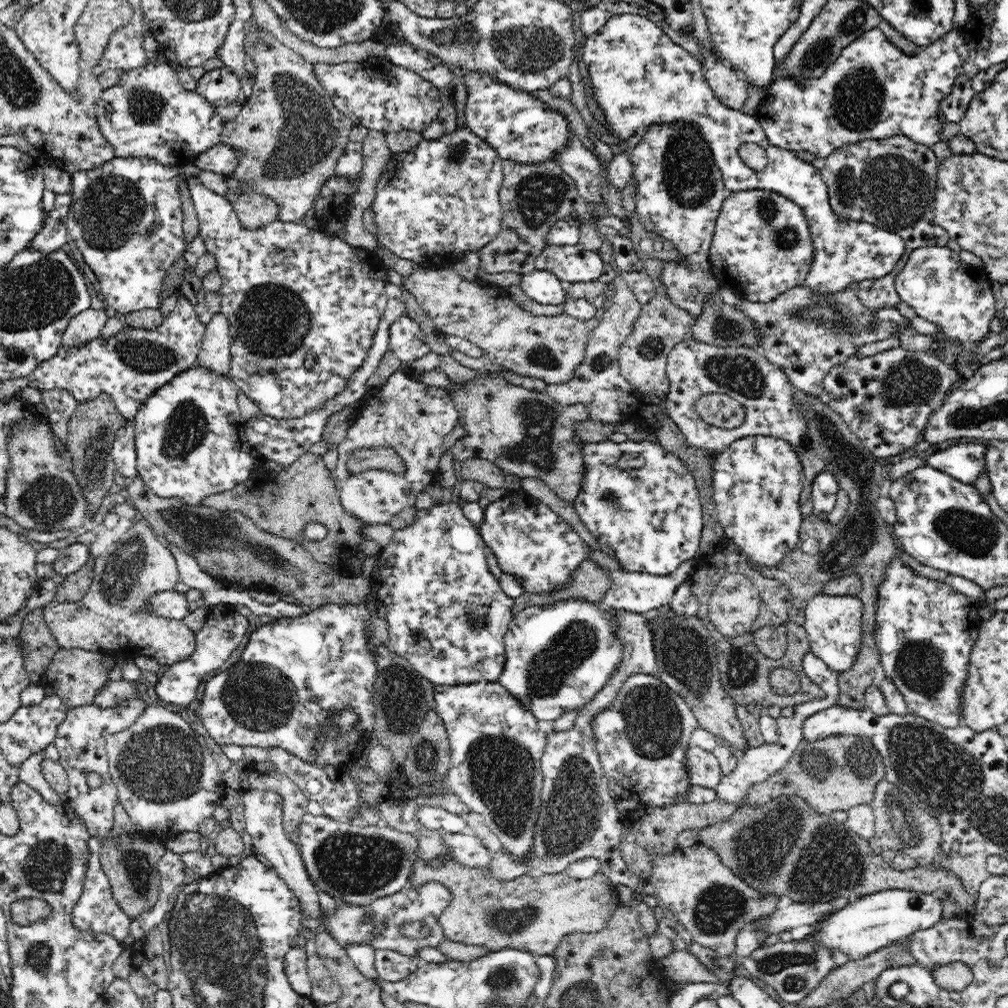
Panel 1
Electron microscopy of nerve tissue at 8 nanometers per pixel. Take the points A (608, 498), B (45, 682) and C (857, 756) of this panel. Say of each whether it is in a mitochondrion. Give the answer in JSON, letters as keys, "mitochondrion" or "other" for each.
{"A":"mitochondrion","B":"other","C":"mitochondrion"}

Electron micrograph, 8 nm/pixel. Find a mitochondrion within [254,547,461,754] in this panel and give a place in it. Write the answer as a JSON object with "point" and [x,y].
{"point":[403,715]}

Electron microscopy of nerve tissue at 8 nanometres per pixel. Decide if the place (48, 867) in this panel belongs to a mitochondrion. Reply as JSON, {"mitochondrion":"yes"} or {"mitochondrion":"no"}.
{"mitochondrion":"yes"}

